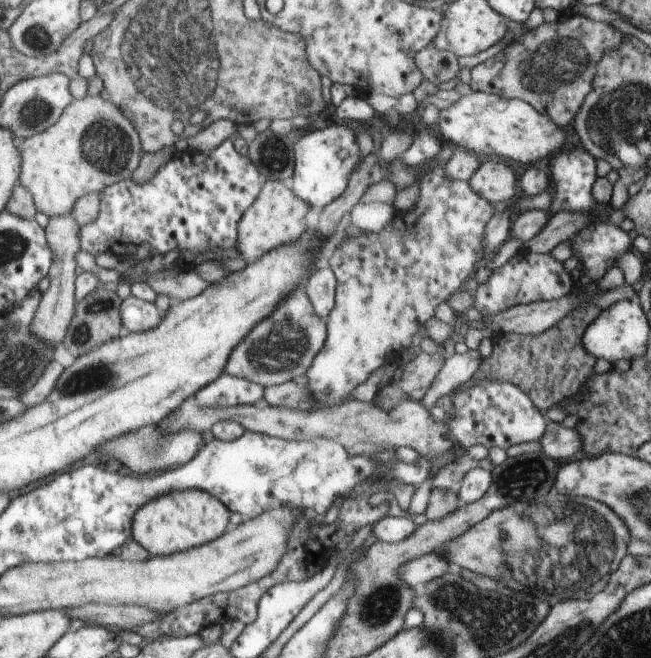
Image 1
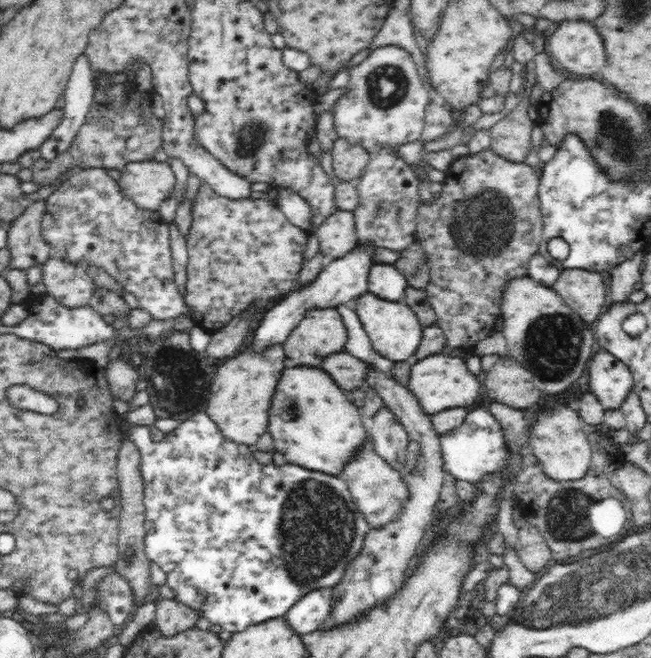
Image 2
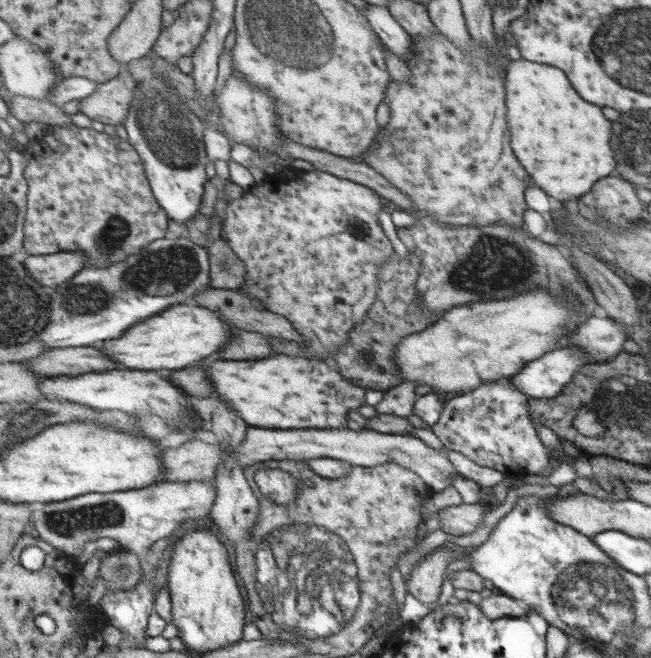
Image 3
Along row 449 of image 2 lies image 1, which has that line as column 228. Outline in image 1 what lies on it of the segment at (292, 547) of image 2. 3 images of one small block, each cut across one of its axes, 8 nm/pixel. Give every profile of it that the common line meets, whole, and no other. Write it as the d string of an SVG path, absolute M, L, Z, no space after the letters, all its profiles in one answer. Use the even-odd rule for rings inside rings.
M237 133L233 134L209 152L197 152L187 148L185 162L175 154L143 184L137 184L135 180L128 179L102 190L97 220L82 225L79 236L81 252L93 254L93 256L111 253L119 260L133 258L139 263L139 254L147 258L157 254L163 256L167 250L173 248L173 244L179 250L197 250L199 254L217 248L222 250L235 248L237 222L259 194L264 181L263 175L251 162L251 158L240 156L235 151L233 140L237 137L239 137Z

